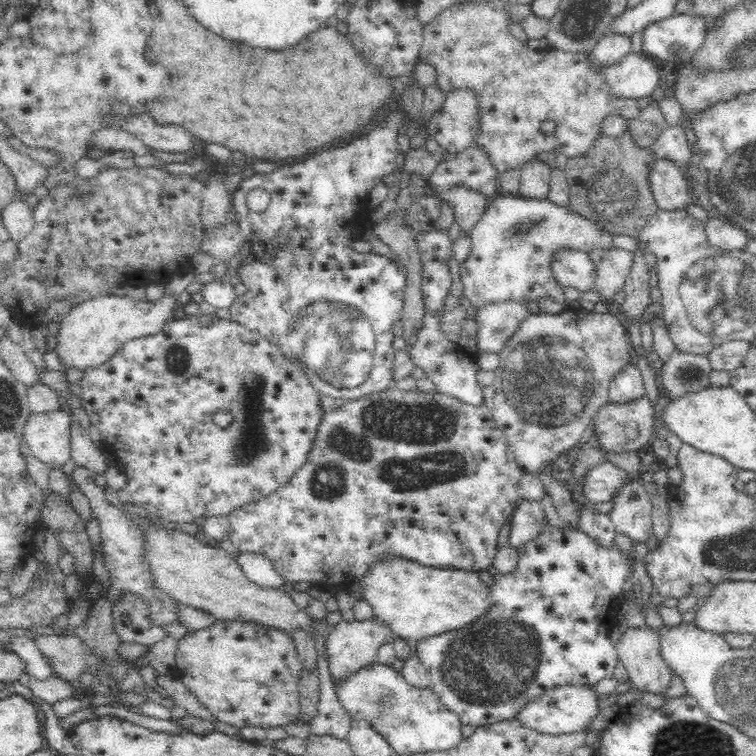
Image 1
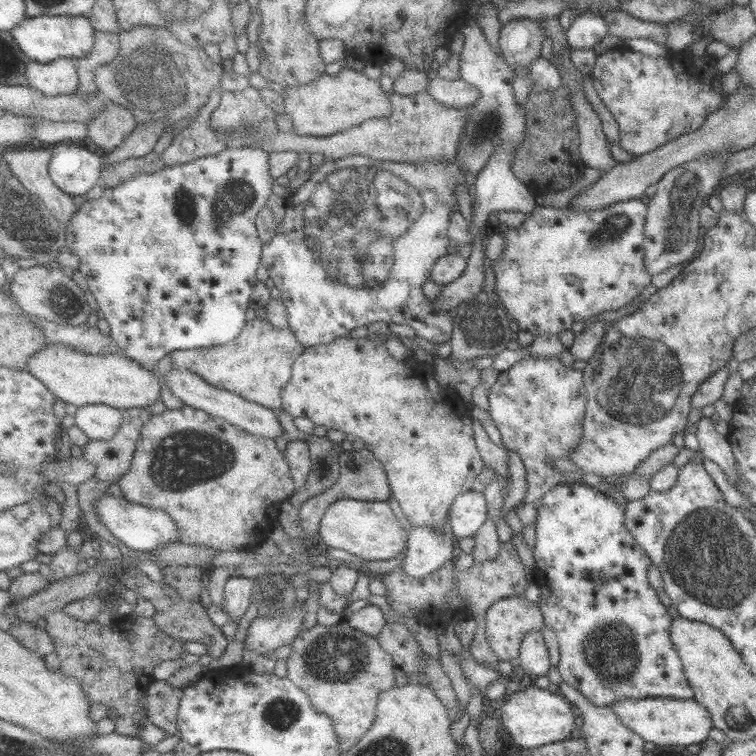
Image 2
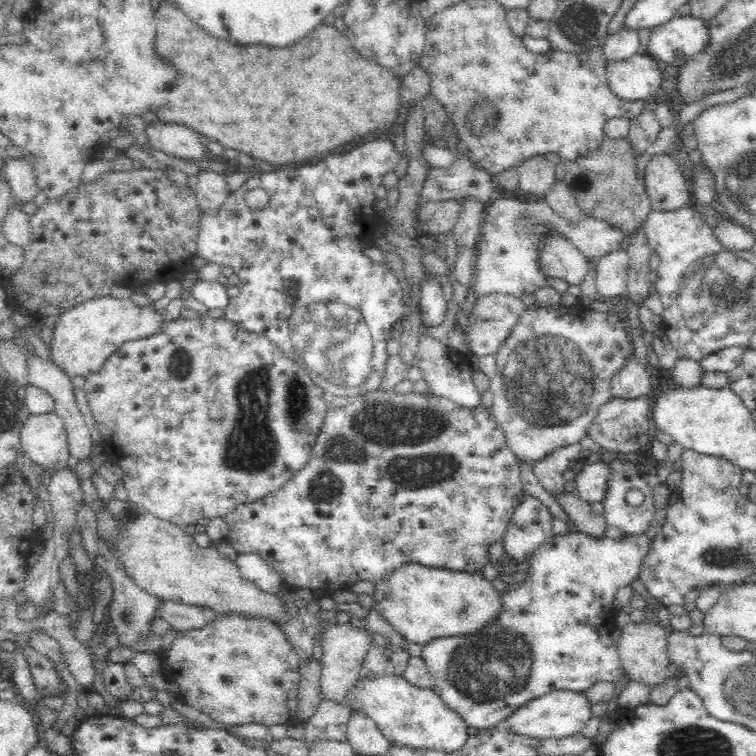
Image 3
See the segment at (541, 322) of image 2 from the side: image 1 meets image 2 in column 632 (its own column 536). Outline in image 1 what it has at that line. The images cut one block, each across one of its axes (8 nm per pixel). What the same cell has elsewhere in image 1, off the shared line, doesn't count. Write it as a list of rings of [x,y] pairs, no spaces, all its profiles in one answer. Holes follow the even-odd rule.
[[[499,192],[490,199],[482,218],[472,229],[471,251],[466,262],[460,267],[463,295],[474,307],[484,306],[486,302],[504,302],[504,300],[525,303],[527,300],[538,301],[539,298],[549,296],[566,308],[568,300],[550,270],[550,258],[554,250],[560,250],[564,246],[586,253],[594,249],[611,249],[614,237],[614,234],[604,230],[598,222],[577,213],[567,212],[548,199],[535,199]]]

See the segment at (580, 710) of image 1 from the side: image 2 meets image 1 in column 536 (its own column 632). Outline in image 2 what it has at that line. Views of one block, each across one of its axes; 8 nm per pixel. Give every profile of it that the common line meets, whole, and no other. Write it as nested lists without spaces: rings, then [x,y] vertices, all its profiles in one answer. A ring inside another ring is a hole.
[[[667,697],[649,698],[622,698],[621,701],[607,702],[610,709],[618,715],[623,726],[629,727],[645,742],[657,746],[687,746],[688,744],[700,744],[708,736],[712,728],[712,722],[706,708],[698,702],[691,700],[679,700]]]

